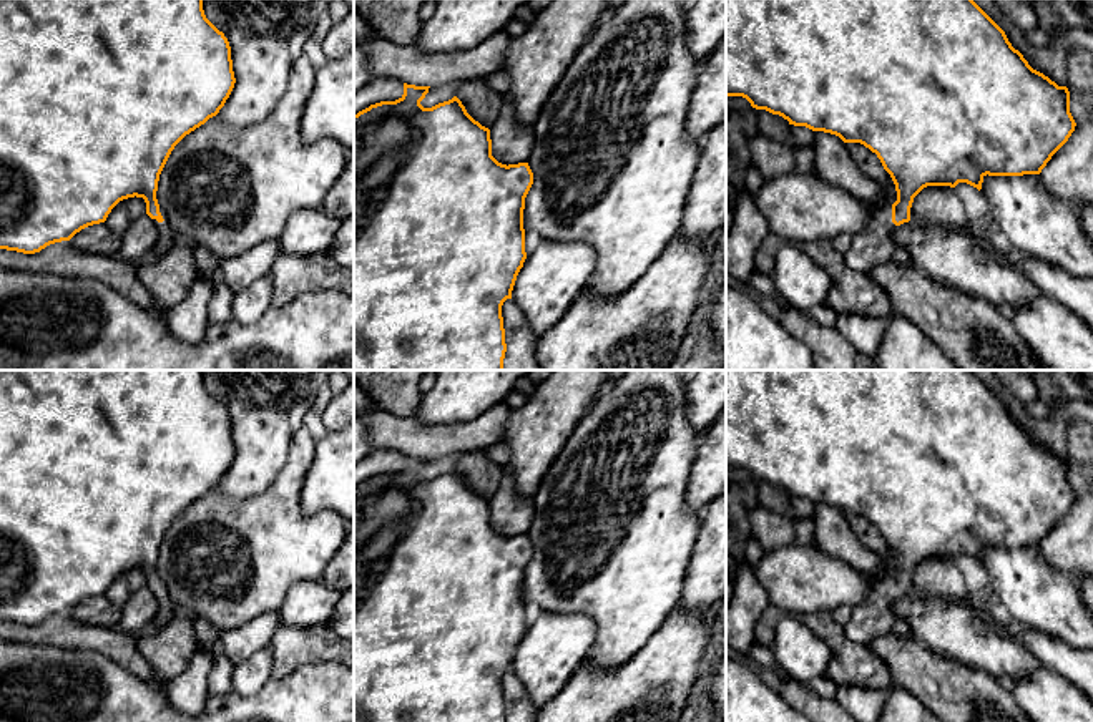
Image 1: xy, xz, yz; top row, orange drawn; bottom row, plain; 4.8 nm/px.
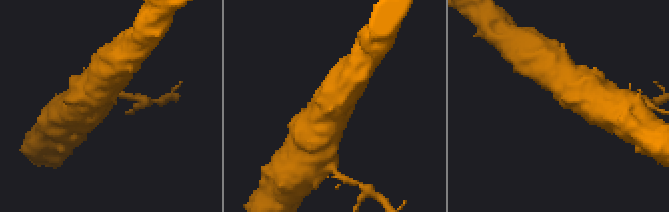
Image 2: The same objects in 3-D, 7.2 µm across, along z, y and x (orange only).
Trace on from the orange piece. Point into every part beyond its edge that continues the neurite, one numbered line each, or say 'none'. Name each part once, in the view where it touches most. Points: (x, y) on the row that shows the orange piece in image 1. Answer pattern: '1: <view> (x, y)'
1: xy (166, 234)

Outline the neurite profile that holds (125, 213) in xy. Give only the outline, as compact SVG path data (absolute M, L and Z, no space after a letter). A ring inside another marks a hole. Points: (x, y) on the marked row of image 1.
M128 198L120 201L108 214L105 224L116 234L123 234L138 217L146 214L146 202L143 198Z

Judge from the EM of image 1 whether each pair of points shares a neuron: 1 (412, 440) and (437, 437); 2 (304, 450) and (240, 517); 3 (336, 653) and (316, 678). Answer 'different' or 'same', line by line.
1: same
2: same
3: different

